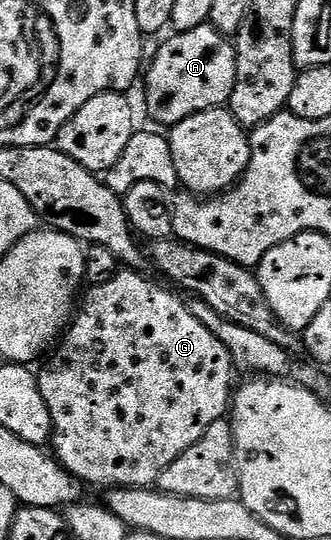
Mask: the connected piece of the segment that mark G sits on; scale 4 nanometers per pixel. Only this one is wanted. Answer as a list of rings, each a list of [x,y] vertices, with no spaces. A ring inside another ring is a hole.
[[[120,270],[109,282],[88,287],[86,289],[87,297],[85,297],[85,292],[69,327],[62,333],[61,339],[54,349],[56,352],[52,351],[46,357],[47,365],[41,370],[38,369],[37,372],[41,386],[41,398],[45,398],[45,406],[49,406],[51,415],[53,455],[62,464],[63,469],[71,476],[77,477],[80,484],[84,486],[92,484],[95,488],[110,490],[112,488],[151,488],[158,485],[161,470],[166,470],[175,459],[181,458],[181,454],[185,454],[185,450],[189,450],[189,446],[193,446],[193,442],[197,442],[201,438],[201,434],[205,434],[205,430],[209,430],[209,426],[213,426],[213,422],[224,419],[228,415],[233,399],[233,383],[231,384],[233,365],[229,350],[225,346],[221,346],[219,339],[200,320],[193,318],[185,300],[183,304],[182,295],[176,294],[170,287],[164,286],[162,283],[159,285],[154,284],[151,280],[146,280],[143,275],[144,273],[139,270]]]

